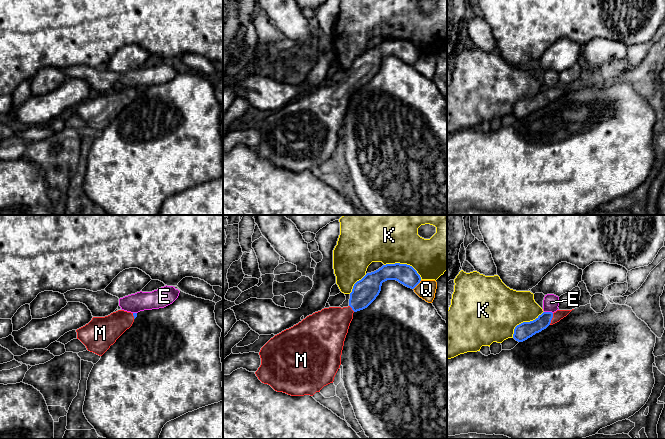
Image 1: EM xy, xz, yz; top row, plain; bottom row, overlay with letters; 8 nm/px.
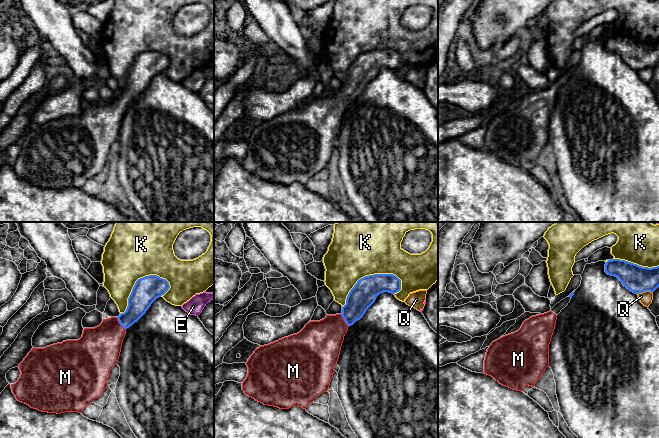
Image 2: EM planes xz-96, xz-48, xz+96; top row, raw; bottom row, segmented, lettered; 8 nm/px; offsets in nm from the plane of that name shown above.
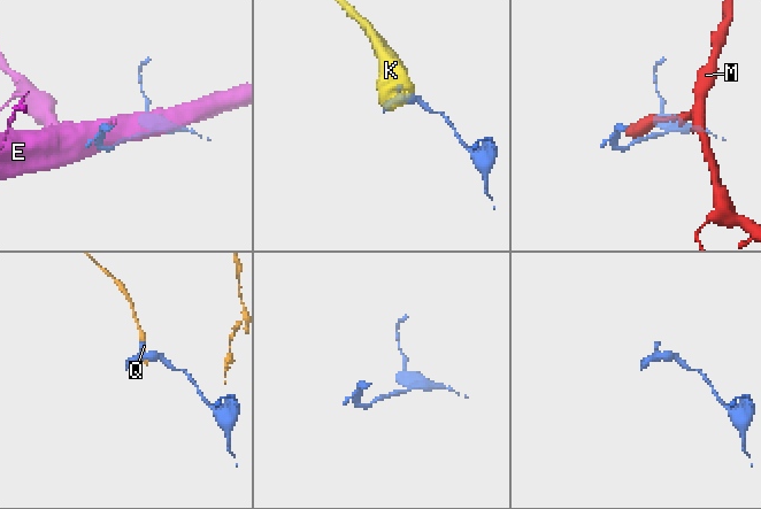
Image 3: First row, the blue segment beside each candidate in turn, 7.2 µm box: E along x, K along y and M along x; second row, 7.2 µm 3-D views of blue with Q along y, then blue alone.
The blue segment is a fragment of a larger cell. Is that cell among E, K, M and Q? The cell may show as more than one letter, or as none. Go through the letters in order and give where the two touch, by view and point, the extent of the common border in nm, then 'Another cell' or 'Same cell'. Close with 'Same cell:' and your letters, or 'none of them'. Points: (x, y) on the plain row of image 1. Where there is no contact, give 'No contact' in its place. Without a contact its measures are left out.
E: Touches blue at yz (548, 88). Shared border 70 nm. Another cell
K: Touches blue at xz (404, 40). Shared border 320 nm. Another cell
M: Touches blue at yz (551, 95). Shared border 100 nm. Same cell
Q: Touches blue at xz (417, 60). Shared border 100 nm. Another cell
Same cell: M

